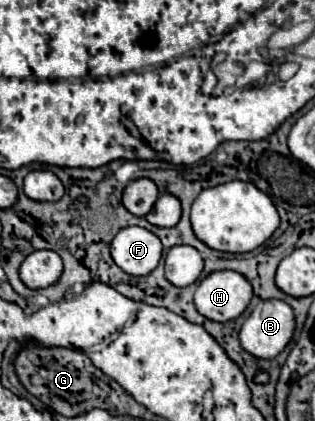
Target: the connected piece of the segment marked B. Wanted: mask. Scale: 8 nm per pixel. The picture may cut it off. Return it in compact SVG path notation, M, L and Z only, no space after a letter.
M261 300L243 322L241 346L257 358L275 358L292 341L295 330L293 308L283 300Z

